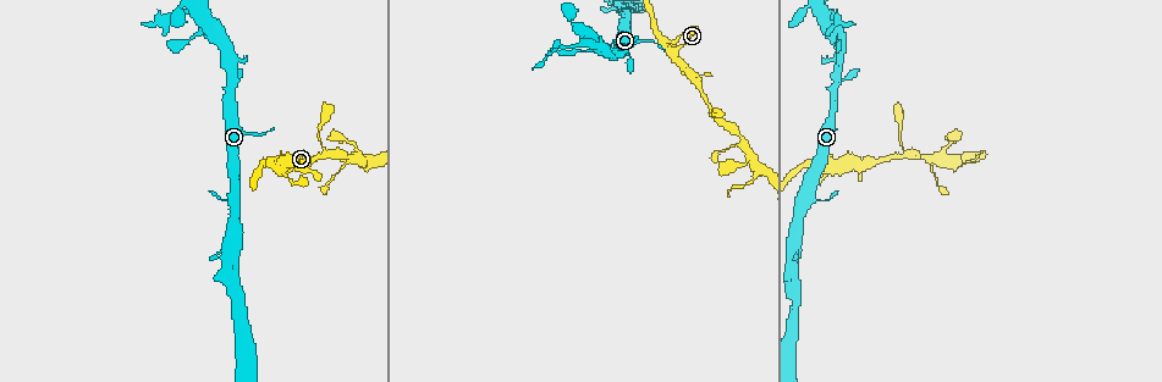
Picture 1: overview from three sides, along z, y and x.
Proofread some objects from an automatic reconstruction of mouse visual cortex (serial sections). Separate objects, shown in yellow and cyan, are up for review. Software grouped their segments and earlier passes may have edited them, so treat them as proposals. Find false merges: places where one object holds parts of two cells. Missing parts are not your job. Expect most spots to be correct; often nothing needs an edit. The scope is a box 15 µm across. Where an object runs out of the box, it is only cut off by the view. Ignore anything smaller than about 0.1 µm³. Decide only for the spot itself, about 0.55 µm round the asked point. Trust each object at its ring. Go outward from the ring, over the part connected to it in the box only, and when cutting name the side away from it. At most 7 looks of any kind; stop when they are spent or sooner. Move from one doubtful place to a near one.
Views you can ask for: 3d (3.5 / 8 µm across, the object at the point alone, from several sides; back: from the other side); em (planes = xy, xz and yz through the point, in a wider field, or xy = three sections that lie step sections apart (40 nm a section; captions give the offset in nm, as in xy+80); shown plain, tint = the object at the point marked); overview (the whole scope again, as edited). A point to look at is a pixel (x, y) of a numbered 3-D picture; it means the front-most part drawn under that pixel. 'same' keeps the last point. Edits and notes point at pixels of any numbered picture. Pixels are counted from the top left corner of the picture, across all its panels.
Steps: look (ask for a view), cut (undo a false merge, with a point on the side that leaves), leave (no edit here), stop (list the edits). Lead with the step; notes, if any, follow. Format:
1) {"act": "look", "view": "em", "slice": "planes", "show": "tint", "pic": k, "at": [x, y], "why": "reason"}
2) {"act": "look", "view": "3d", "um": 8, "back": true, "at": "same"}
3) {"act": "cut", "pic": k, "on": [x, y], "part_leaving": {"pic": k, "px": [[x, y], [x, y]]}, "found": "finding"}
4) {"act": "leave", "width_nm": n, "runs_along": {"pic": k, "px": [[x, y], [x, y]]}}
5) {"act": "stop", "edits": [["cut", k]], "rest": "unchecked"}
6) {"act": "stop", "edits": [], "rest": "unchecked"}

{"act": "look", "view": "3d", "um": 3.5, "pic": 1, "at": [672, 51], "why": "abrupt turn"}

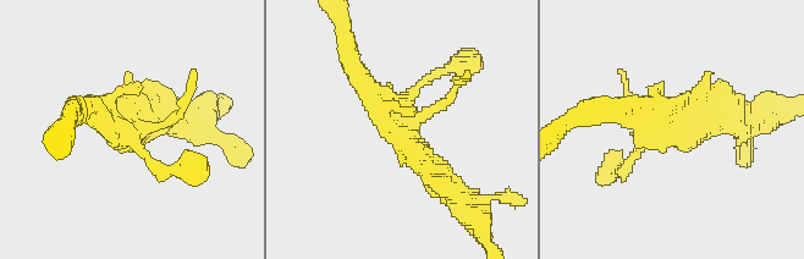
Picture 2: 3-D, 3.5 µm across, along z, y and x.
{"act": "look", "view": "em", "slice": "xy", "step": 1, "show": "tint", "pic": 2, "at": [676, 129], "why": "shape alone is not enough"}

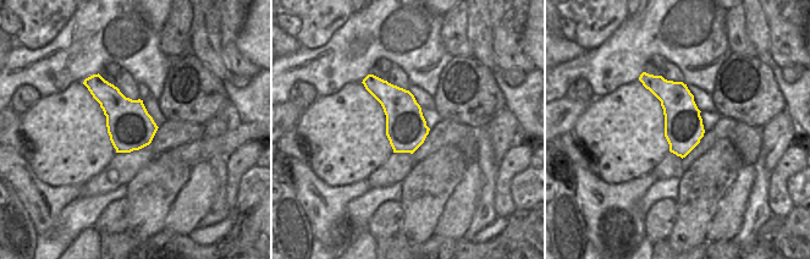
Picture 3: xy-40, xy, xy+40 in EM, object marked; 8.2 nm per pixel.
{"act": "leave", "runs_along": {"pic": 2, "px": [[631, 104], [665, 130], [741, 119]]}, "found": "continuous, no second cell"}

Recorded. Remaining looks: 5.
{"act": "look", "view": "3d", "um": 3.5, "pic": 1, "at": [715, 119], "why": "branch point"}

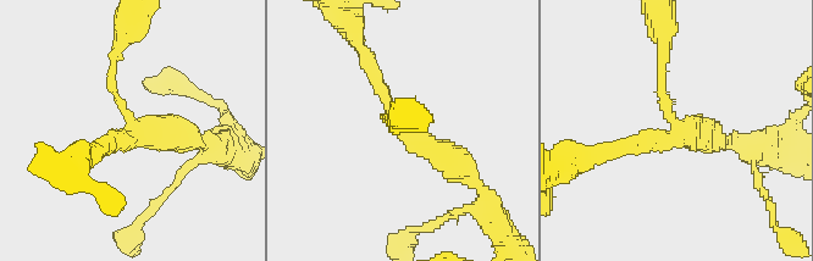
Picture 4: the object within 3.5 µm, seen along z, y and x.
{"act": "look", "view": "em", "slice": "xy", "step": 1, "show": "tint", "pic": 4, "at": [673, 136], "arms": 3, "arm_widths_nm": [100, 200, 400], "why": "need the tissue"}

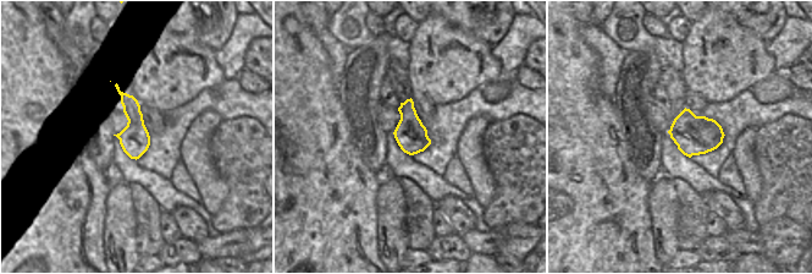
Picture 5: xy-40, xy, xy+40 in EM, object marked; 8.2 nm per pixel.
{"act": "look", "view": "em", "slice": "xy", "step": 3, "show": "tint", "at": "same"}

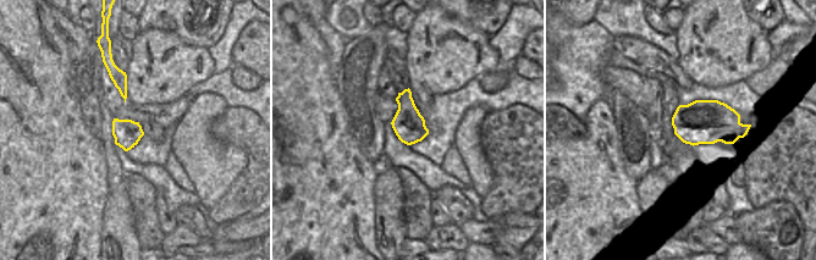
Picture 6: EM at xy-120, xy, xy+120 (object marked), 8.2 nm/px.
{"act": "leave", "runs_along": {"pic": 4, "px": [[366, 62], [407, 133], [468, 177]]}, "found": "all the same cell"}

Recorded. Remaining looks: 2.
{"act": "look", "view": "3d", "um": 8, "pic": 1, "at": [353, 143], "why": "a narrow waist"}

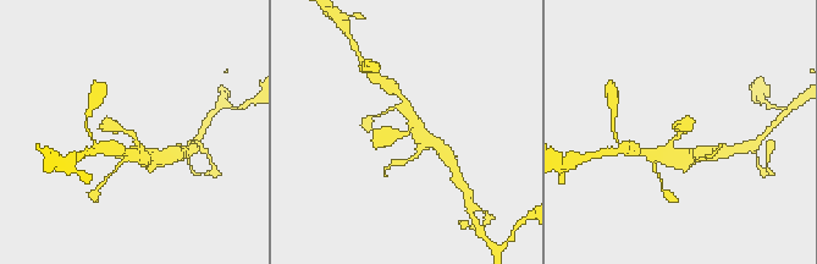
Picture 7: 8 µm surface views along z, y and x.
{"act": "look", "view": "em", "slice": "xy", "step": 5, "show": "tint", "pic": 7, "at": [678, 135]}

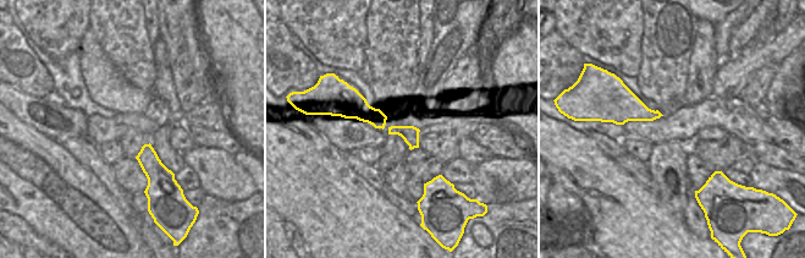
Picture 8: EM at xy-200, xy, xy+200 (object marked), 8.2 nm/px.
{"act": "leave", "width_nm": 140, "runs_along": {"pic": 7, "px": [[136, 155], [136, 138], [103, 122]]}, "found": "one cell here"}

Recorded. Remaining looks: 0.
{"act": "stop", "edits": [], "rest": "unchecked"}

